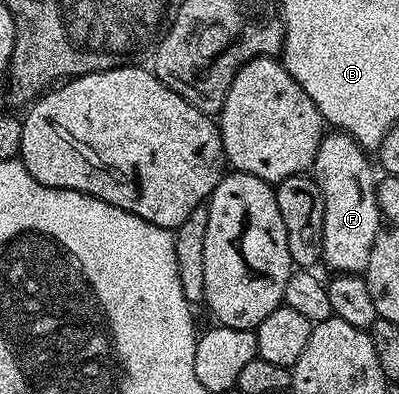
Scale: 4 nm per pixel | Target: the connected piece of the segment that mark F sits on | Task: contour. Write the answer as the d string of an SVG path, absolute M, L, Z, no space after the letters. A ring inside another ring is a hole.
M332 130L321 136L318 154L314 165L314 179L322 190L326 206L326 218L322 230L323 263L329 264L336 274L360 274L370 262L370 250L374 250L374 238L382 231L382 217L376 197L377 177L372 177L372 168L368 165L365 149L354 137L343 130Z

